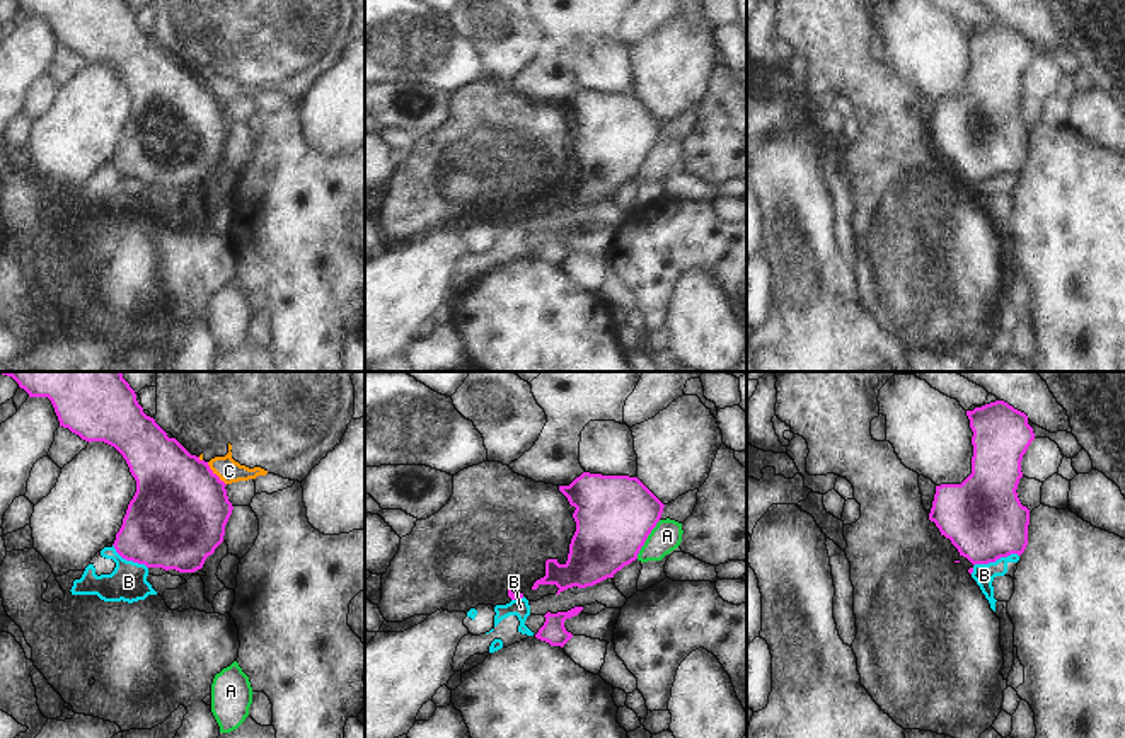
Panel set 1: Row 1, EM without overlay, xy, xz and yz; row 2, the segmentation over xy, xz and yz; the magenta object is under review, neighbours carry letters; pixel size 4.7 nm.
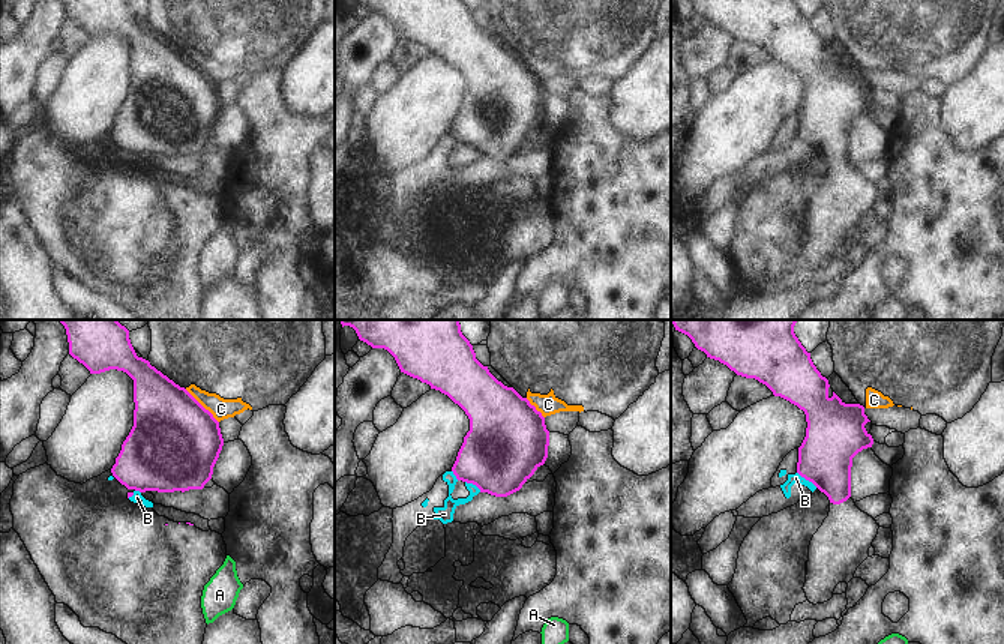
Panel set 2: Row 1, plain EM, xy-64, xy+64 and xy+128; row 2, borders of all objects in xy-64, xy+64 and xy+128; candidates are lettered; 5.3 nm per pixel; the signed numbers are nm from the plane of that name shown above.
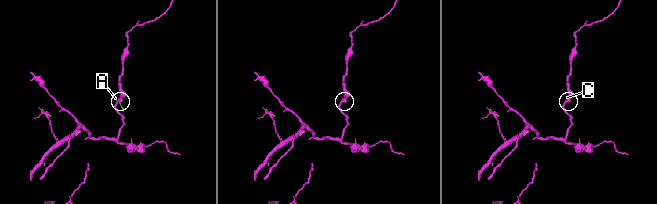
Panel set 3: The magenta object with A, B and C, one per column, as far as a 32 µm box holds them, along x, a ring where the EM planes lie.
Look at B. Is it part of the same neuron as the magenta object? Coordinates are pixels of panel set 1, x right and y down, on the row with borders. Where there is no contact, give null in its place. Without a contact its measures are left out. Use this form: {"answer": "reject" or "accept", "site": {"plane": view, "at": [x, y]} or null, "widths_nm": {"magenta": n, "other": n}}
{"answer": "reject", "site": {"plane": "yz", "at": [992, 561]}, "widths_nm": {"magenta": 380, "other": 100}}

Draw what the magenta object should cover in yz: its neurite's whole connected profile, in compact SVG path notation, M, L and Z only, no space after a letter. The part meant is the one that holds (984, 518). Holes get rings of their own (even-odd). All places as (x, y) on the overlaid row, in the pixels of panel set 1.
M1004 401L966 411L973 431L972 474L961 484L936 486L929 520L973 566L1021 556L1028 545L1030 510L1018 498L1021 460L1035 440L1028 416Z

